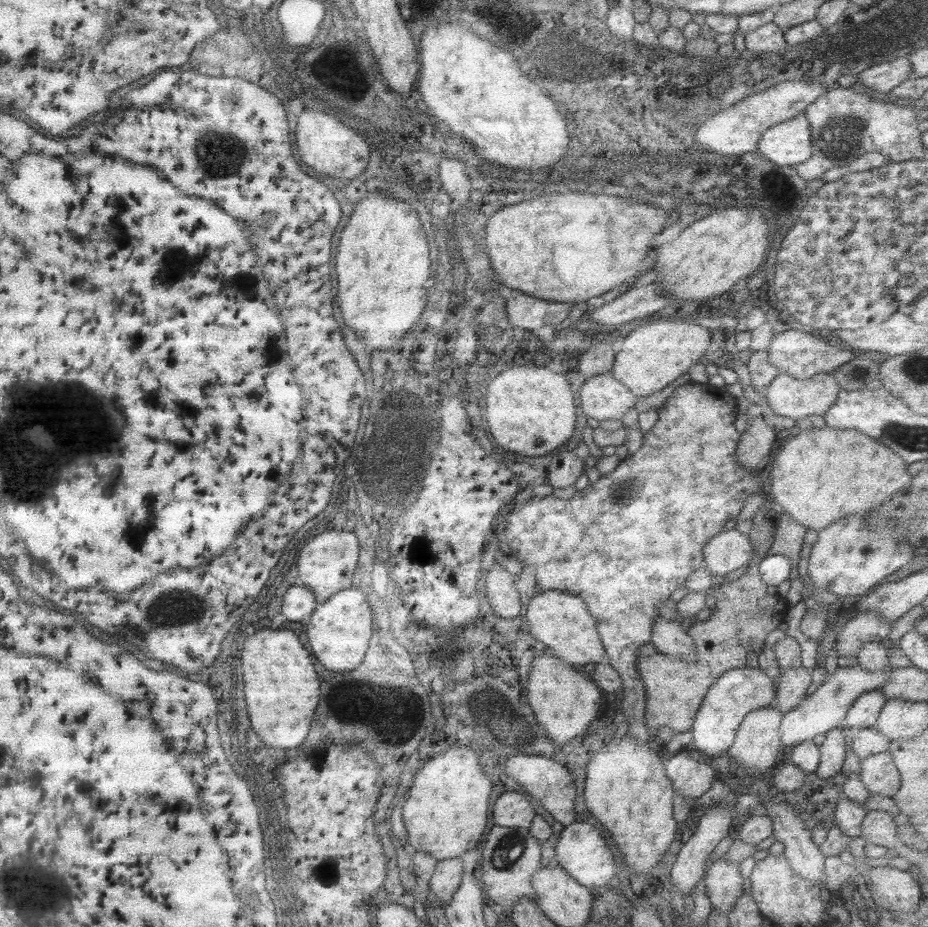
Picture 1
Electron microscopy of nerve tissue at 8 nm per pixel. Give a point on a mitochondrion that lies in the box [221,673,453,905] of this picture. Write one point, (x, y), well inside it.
(330, 872)

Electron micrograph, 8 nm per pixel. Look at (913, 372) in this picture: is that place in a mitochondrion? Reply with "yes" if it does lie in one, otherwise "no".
yes

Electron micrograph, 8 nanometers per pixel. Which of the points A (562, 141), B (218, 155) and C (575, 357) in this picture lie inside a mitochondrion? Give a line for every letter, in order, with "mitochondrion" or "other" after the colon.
A: other
B: mitochondrion
C: other

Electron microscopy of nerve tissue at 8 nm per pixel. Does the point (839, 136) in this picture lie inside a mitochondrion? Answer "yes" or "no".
yes

